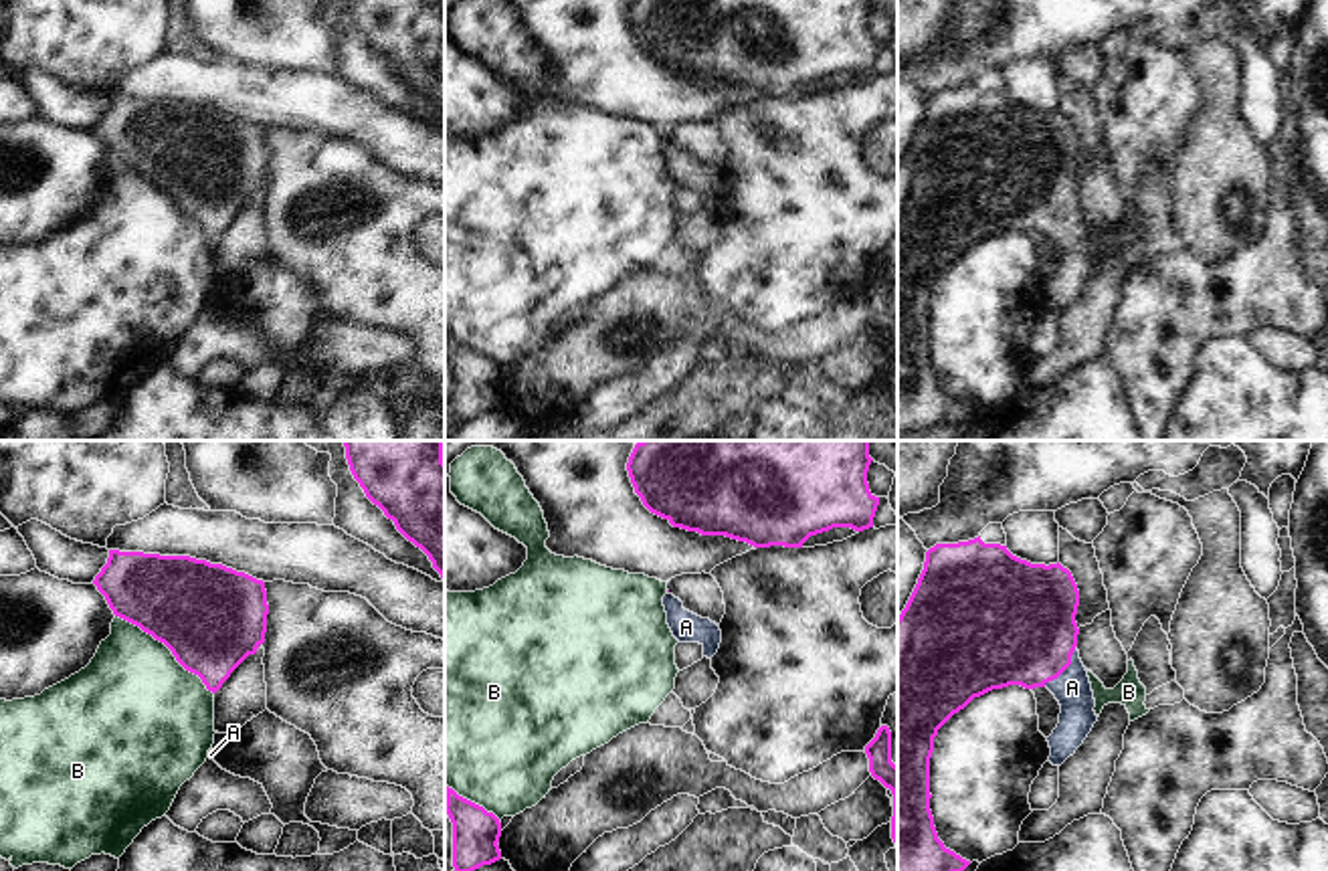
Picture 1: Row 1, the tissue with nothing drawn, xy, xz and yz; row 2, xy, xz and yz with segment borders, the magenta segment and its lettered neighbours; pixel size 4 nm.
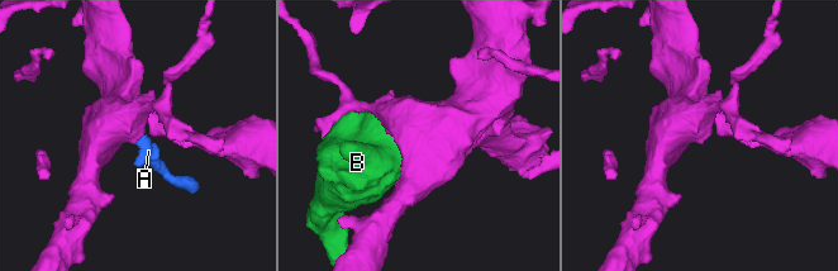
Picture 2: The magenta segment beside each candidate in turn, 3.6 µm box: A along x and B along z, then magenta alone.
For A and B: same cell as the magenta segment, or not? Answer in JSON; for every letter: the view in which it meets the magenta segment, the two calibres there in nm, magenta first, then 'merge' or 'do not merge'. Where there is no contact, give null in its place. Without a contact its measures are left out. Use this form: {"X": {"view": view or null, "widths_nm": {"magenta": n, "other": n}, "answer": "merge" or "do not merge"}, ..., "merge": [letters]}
{"A": {"view": "yz", "widths_nm": {"magenta": 460, "other": 150}, "answer": "merge"}, "B": {"view": "xy", "widths_nm": {"magenta": 420, "other": 460}, "answer": "do not merge"}, "merge": ["A"]}

